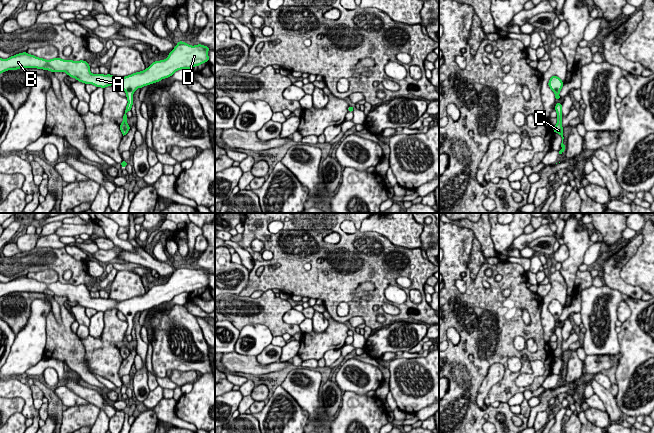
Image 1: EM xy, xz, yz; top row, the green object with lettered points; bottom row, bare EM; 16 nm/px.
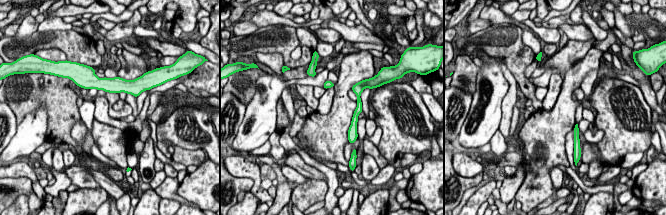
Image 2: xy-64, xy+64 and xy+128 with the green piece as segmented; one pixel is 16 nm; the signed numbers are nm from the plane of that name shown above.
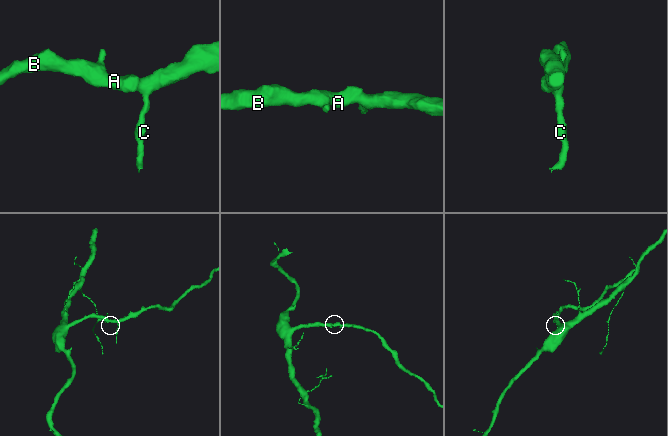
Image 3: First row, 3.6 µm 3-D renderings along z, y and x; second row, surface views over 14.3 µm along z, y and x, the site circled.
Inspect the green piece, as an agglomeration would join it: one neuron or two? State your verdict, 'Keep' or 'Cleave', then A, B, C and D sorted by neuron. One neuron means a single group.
Keep. Groups: A B C D

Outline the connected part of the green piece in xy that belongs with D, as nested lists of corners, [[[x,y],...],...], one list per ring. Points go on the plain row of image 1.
[[[179,265],[164,284],[154,285],[145,294],[122,302],[116,302],[111,298],[92,298],[89,287],[84,284],[64,284],[59,281],[46,284],[23,276],[7,283],[0,282],[0,298],[8,294],[18,294],[20,292],[37,292],[51,296],[65,296],[71,302],[75,302],[84,308],[92,308],[97,312],[116,309],[126,316],[128,324],[122,341],[123,346],[120,348],[120,354],[124,360],[130,354],[130,350],[127,348],[128,341],[126,337],[131,335],[134,316],[138,312],[143,312],[144,310],[171,301],[178,294],[184,292],[190,294],[194,290],[200,290],[202,287],[209,286],[209,274],[210,272],[205,269],[197,268],[192,270]]]

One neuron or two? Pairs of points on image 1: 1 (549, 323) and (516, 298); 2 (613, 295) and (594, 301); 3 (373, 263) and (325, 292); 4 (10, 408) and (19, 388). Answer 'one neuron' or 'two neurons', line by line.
1: two neurons
2: one neuron
3: one neuron
4: two neurons

